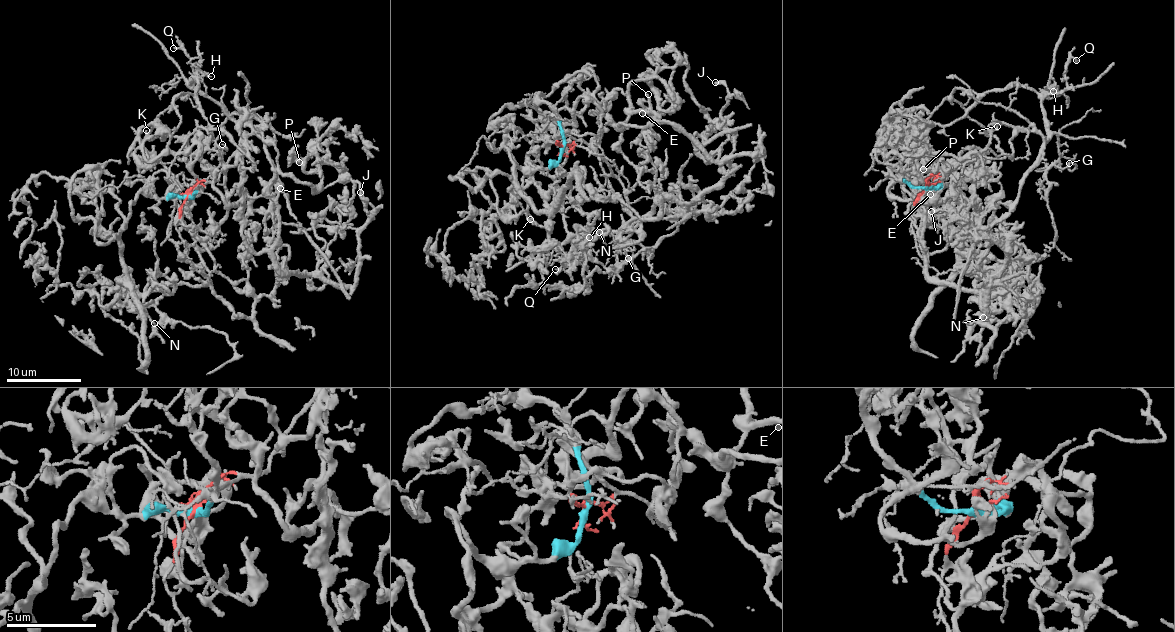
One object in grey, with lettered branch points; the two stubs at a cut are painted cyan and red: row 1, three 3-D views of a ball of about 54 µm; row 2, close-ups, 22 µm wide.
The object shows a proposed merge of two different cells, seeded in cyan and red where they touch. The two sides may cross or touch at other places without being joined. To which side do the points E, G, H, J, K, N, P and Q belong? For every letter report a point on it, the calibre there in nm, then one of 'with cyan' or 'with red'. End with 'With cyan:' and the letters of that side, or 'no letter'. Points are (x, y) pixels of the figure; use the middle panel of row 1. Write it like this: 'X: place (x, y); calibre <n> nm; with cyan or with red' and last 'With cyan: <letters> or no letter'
E: place (642, 113); calibre 150 nm; with cyan
G: place (628, 258); calibre 130 nm; with red
H: place (589, 237); calibre 140 nm; with red
J: place (715, 82); calibre 200 nm; with cyan
K: place (530, 219); calibre 130 nm; with red
N: place (599, 232); calibre 140 nm; with cyan
P: place (648, 94); calibre 190 nm; with cyan
Q: place (555, 269); calibre 100 nm; with red
With cyan: E, J, N, P

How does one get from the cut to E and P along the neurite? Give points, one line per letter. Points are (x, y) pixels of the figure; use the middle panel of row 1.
E: (563, 147), (507, 148), (583, 259), (664, 198), (708, 219), (764, 149), (643, 113)
P: (563, 147), (507, 148), (561, 252), (666, 198), (707, 218), (764, 149), (713, 161), (647, 94)

